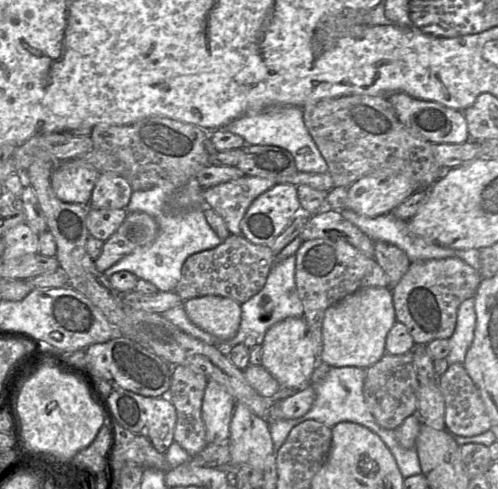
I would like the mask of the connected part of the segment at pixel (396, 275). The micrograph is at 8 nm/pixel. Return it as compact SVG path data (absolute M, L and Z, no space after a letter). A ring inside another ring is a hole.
M383 241L374 242L374 259L388 276L388 288L393 288L401 280L411 263L403 250Z

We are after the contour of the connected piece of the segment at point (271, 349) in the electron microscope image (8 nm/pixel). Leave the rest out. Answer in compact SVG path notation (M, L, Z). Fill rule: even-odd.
M289 317L272 327L262 337L262 366L281 387L301 390L306 388L319 361L315 344L303 317Z

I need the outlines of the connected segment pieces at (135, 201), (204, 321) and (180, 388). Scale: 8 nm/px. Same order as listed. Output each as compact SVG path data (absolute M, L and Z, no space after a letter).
M164 183L149 190L132 192L130 202L126 207L127 211L141 211L151 215L159 225L159 234L152 244L136 249L108 268L103 273L106 277L126 270L139 279L151 282L161 292L174 291L181 278L185 260L192 254L215 248L223 241L208 224L202 208L176 212L170 212L167 209L169 199L177 189L172 183Z
M202 296L183 302L189 320L221 342L235 337L241 322L241 304L221 296Z
M172 365L168 399L176 410L174 442L192 457L207 445L202 419L202 400L207 378L182 365Z

